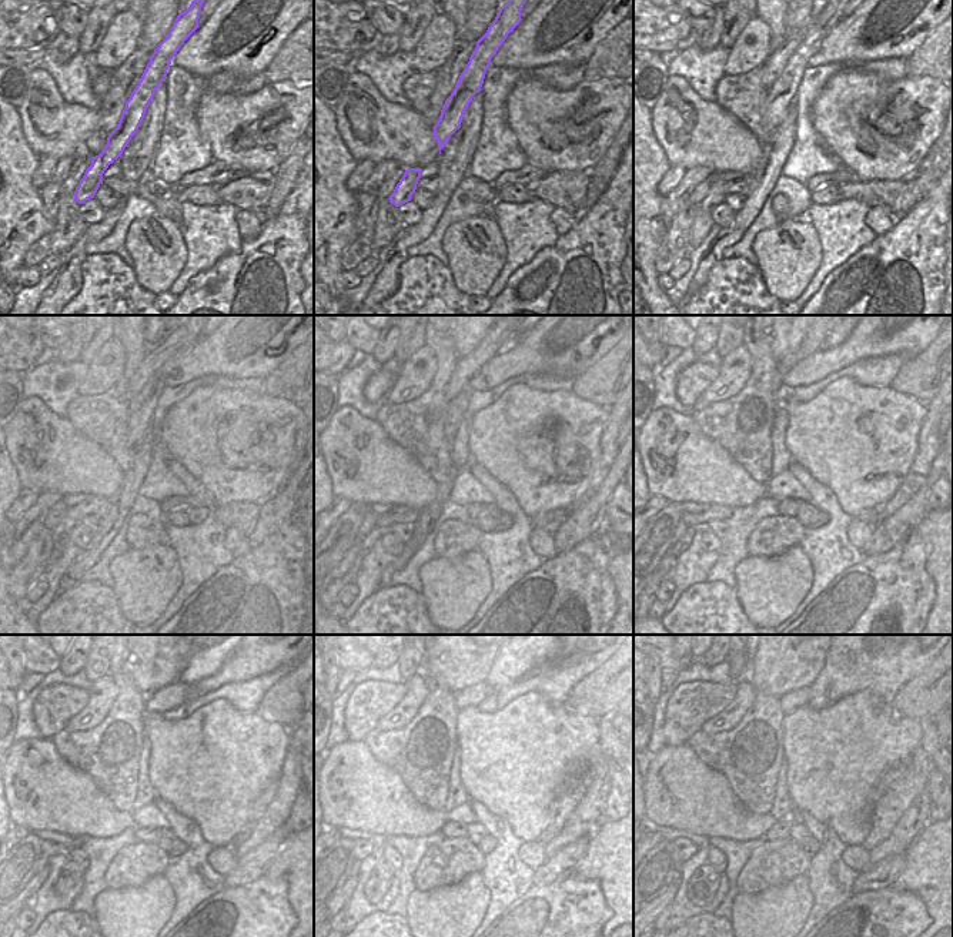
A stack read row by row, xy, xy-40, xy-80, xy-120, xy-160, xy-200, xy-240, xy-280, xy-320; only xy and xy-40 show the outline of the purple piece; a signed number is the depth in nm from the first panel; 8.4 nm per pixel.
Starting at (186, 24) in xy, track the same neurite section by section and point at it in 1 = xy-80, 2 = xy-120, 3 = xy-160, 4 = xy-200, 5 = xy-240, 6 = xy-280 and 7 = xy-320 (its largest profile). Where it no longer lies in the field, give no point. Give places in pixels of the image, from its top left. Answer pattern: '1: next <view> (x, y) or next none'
1: next xy-80 (782, 91)
2: next xy-120 (141, 408)
3: next xy-160 (458, 405)
4: next xy-200 (685, 542)
5: next xy-240 (26, 897)
6: next xy-280 (348, 889)
7: next xy-320 (666, 893)

